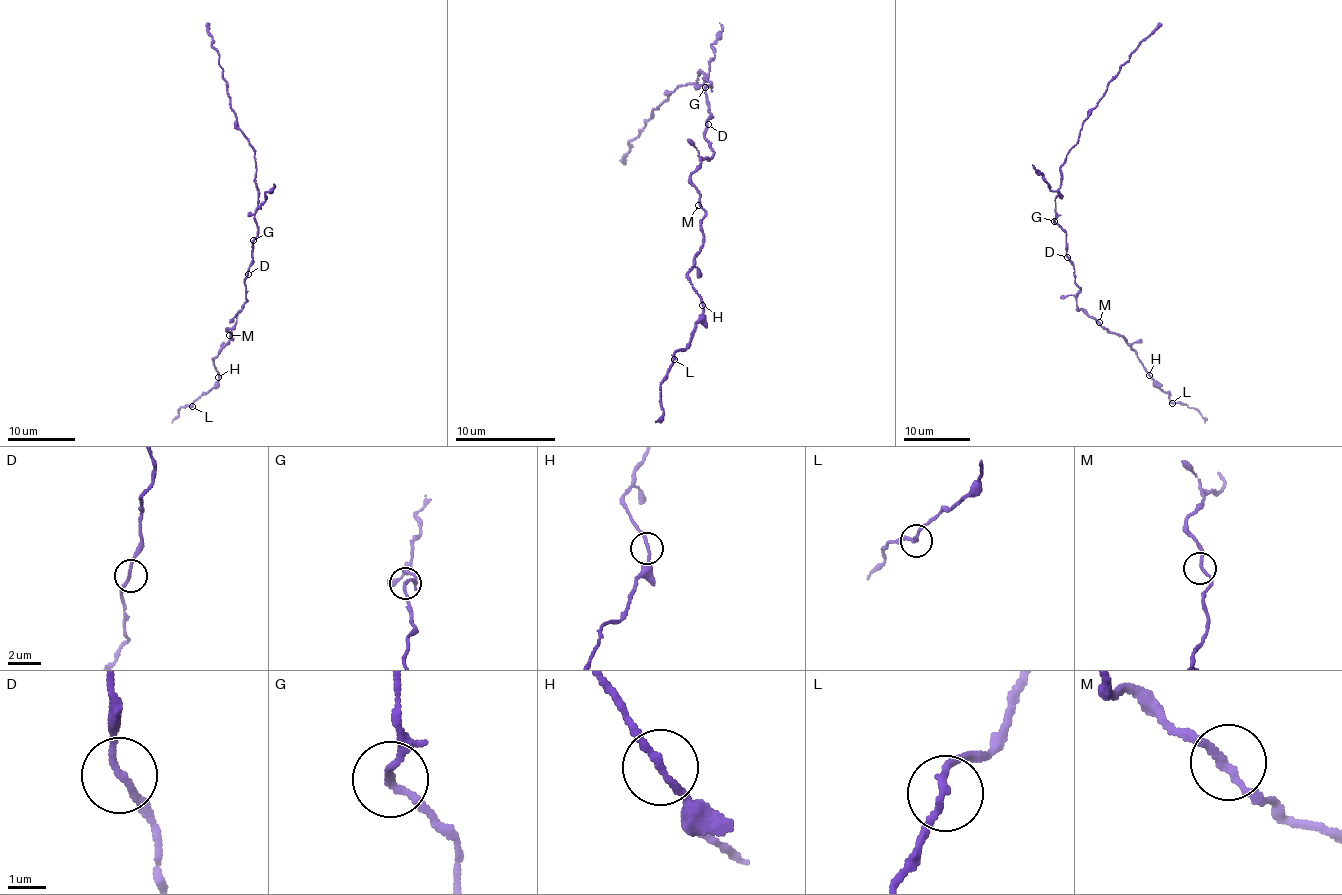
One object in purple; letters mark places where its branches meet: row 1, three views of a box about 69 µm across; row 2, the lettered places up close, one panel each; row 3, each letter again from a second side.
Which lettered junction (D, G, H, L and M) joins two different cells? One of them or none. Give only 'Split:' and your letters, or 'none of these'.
Split: none of these

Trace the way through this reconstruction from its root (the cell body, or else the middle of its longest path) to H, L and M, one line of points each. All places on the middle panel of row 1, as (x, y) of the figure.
H: (705, 127), (713, 152), (709, 160), (701, 159), (691, 176), (704, 211), (704, 243), (687, 274), (701, 305)
L: (705, 127), (713, 152), (691, 176), (704, 211), (704, 243), (687, 274), (703, 313), (673, 359)
M: (705, 127), (704, 136), (713, 152), (709, 160), (701, 159), (700, 166), (691, 176), (700, 195), (698, 205)

